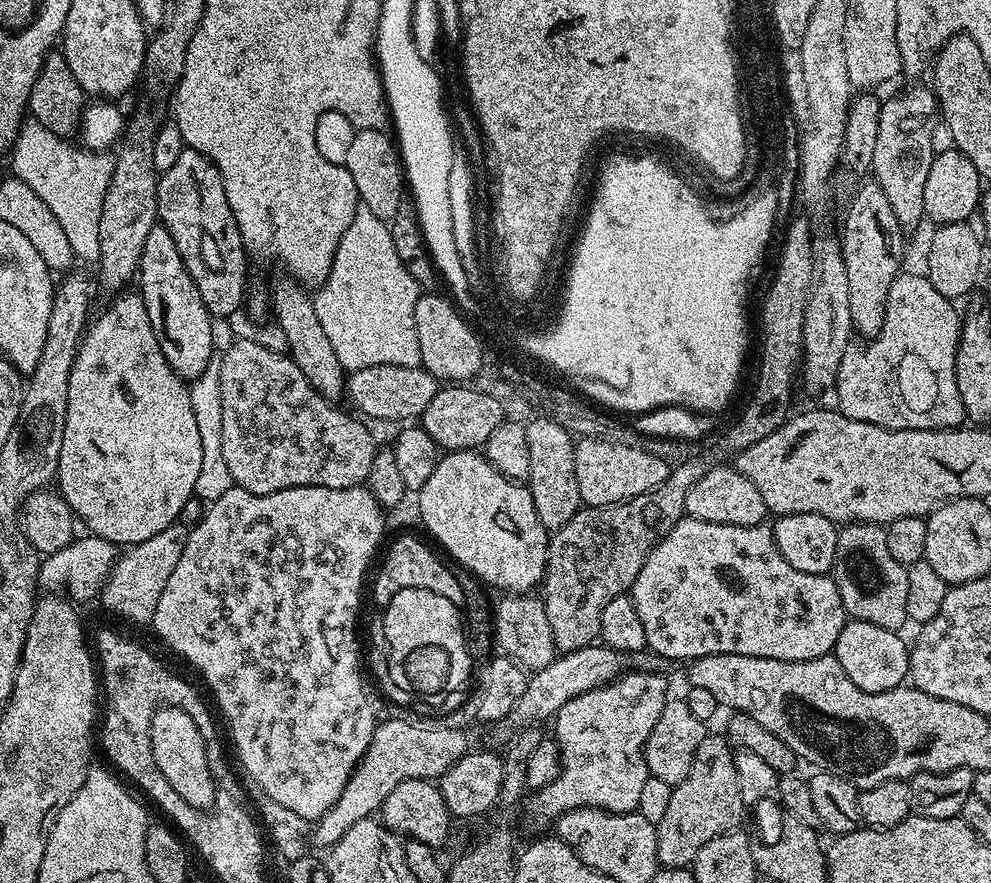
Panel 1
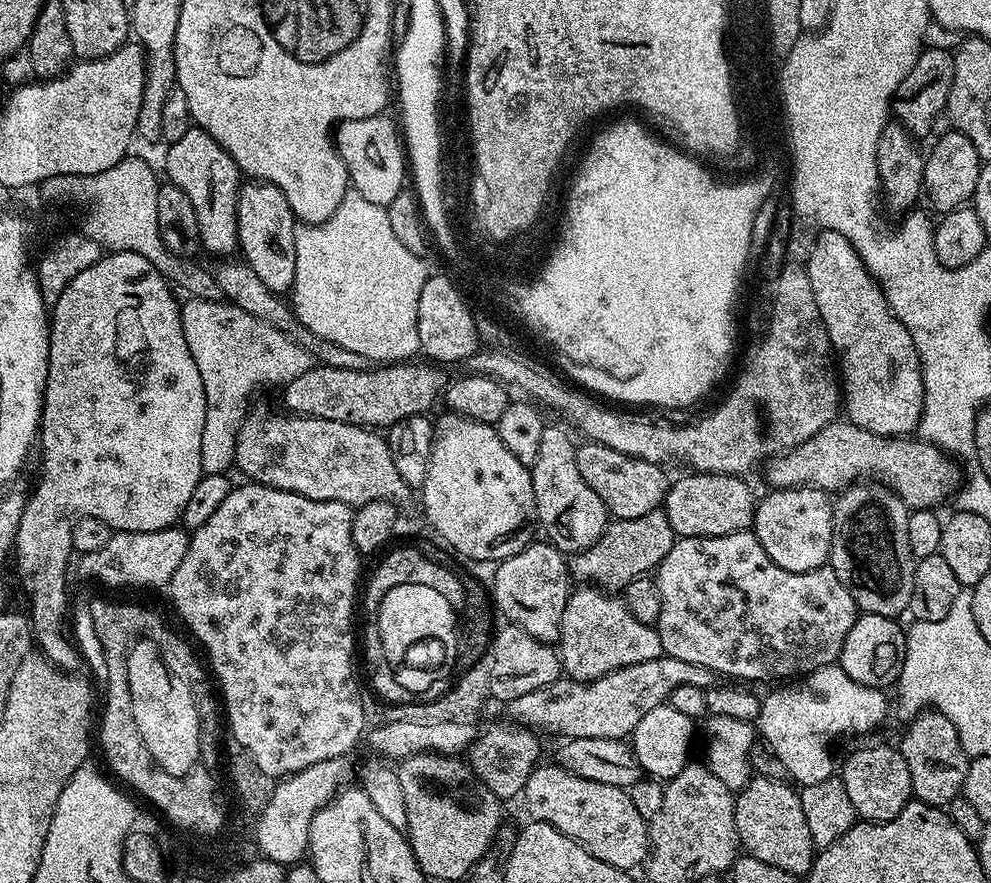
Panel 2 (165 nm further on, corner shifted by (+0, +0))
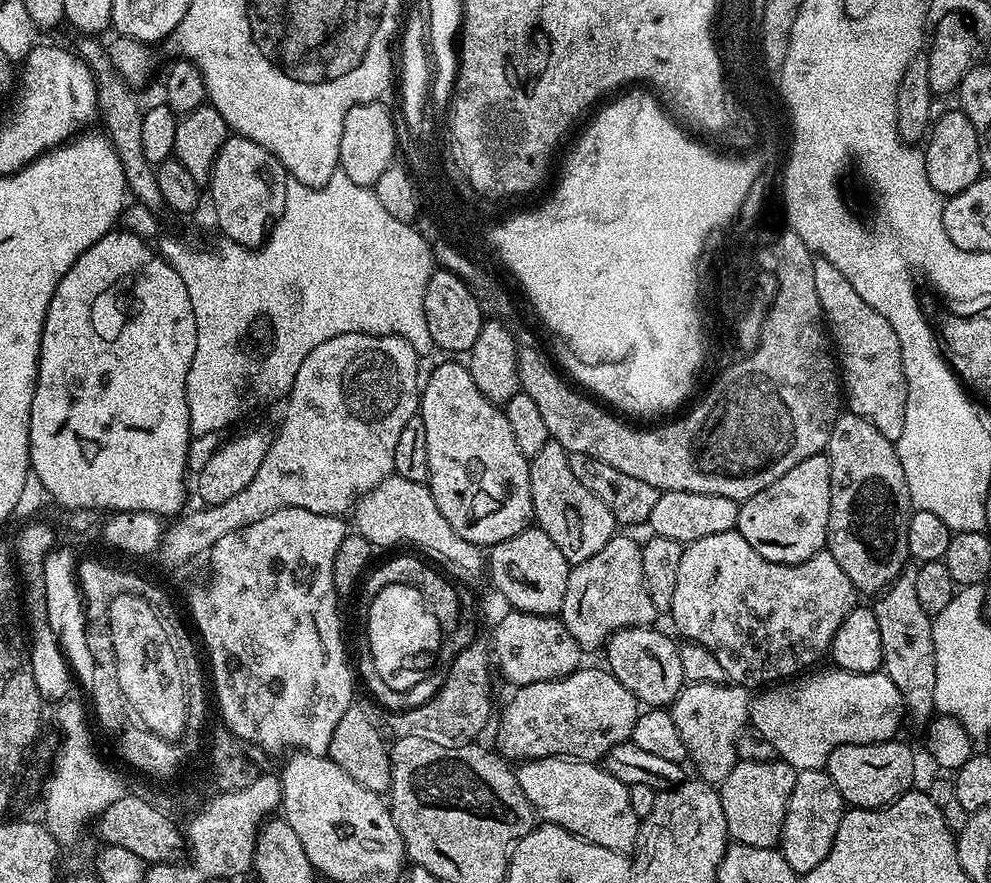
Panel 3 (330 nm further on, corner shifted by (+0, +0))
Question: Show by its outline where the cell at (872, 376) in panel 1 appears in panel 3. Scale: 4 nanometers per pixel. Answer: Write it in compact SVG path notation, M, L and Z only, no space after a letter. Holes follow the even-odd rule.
M821 255L814 259L814 286L818 289L818 302L824 311L826 327L838 357L847 411L866 418L866 422L895 442L902 438L908 387L906 374L902 370L902 350L898 346L894 326L890 326L890 322L886 322L878 310L866 306L858 290L846 282L846 274L842 274L834 262Z

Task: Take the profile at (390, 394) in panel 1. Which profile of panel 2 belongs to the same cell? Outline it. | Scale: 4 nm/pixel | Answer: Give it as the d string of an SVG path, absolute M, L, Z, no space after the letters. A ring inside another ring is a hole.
M388 362L367 372L327 366L308 366L306 374L283 385L283 407L298 416L317 416L347 424L363 424L373 430L387 430L400 420L427 413L446 387L445 369L431 363Z

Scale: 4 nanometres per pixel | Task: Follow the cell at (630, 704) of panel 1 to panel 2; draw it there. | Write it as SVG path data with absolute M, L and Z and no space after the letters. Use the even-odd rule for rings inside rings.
M580 586L571 593L566 602L566 610L562 610L562 622L560 623L560 638L558 651L562 661L562 668L571 679L596 680L600 676L610 674L616 668L625 668L638 662L646 662L650 658L658 658L664 655L662 638L657 634L655 627L650 624L638 622L634 614L630 614L628 605L619 595L607 590L601 590L595 586Z

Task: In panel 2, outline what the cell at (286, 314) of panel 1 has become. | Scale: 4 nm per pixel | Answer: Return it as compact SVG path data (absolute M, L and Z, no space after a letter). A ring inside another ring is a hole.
M248 182L240 189L236 198L236 221L238 222L239 255L245 264L258 274L266 290L277 294L291 293L294 282L294 262L296 261L296 230L298 221L286 194L273 184Z

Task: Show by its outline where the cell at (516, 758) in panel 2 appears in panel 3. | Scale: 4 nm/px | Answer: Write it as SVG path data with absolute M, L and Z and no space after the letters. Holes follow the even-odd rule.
M581 666L561 680L530 682L530 686L516 688L500 716L495 751L509 762L547 756L600 762L614 746L629 743L641 705L618 678L600 668Z

